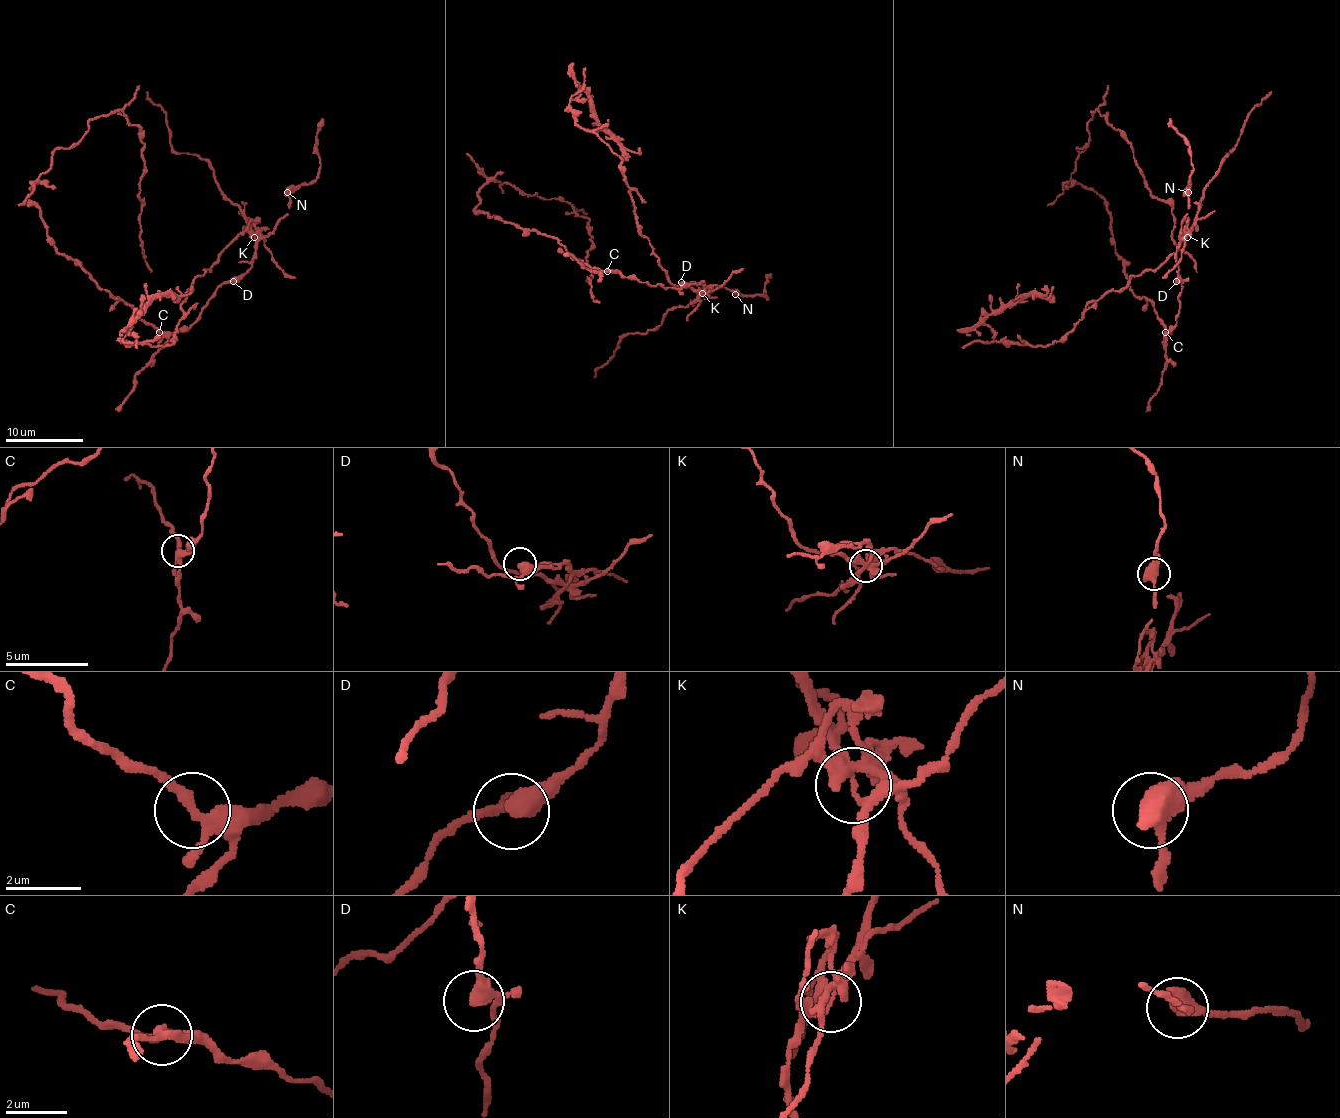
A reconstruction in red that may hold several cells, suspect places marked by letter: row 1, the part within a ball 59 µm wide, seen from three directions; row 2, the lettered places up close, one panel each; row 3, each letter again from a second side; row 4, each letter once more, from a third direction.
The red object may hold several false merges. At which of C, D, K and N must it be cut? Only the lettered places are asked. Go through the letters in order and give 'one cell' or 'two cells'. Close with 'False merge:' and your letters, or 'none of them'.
C: two cells
D: one cell
K: two cells
N: one cell
False merge: C, K

